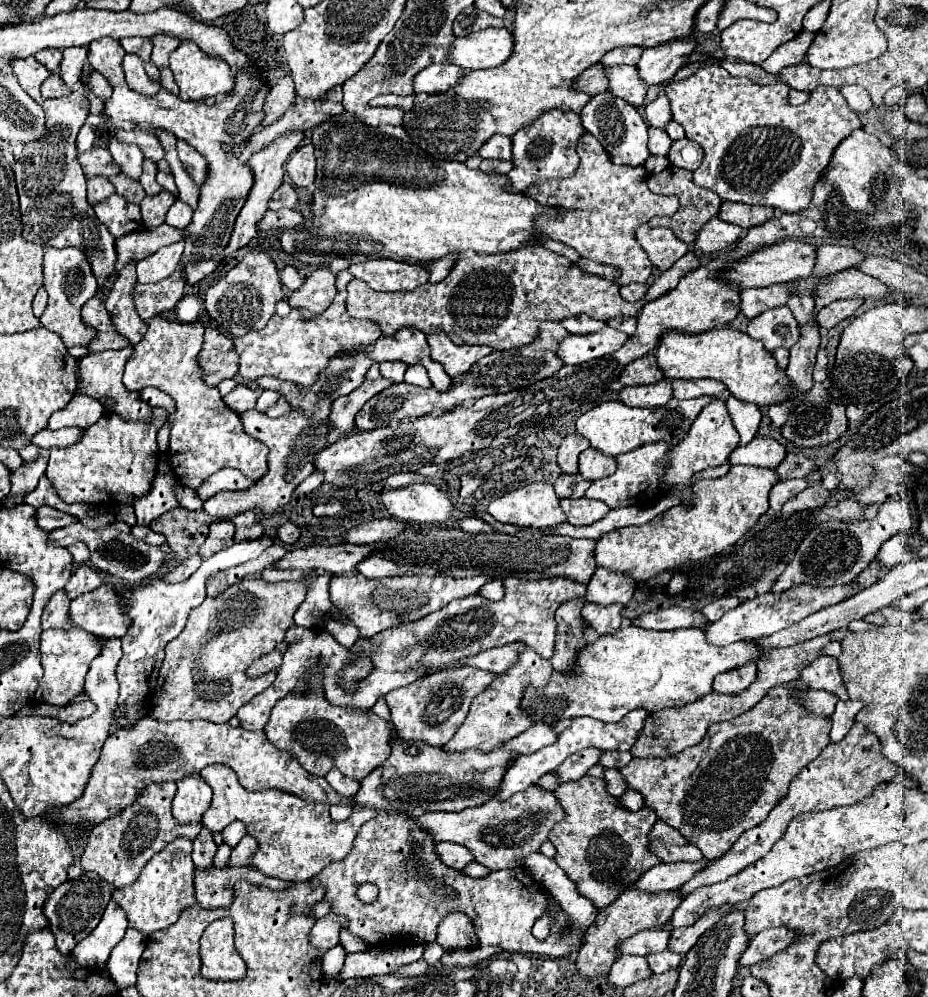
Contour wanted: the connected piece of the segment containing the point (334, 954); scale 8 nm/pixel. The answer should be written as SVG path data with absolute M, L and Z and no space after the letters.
M341 945L329 949L329 951L323 955L323 961L321 961L323 979L327 979L327 981L337 981L339 975L341 975L341 969L343 969L343 961L345 961L345 949L343 949Z

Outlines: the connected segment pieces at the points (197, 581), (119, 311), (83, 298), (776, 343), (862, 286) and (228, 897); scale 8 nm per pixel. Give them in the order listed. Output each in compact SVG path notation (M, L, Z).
M259 537L253 541L243 541L237 545L231 545L229 549L223 549L221 553L215 553L213 557L205 559L203 565L185 581L181 583L167 583L167 581L151 581L147 585L135 585L121 589L121 595L127 603L127 613L133 619L133 627L127 631L123 641L123 657L117 665L117 679L121 685L121 695L117 699L117 705L127 707L129 721L139 721L139 701L147 697L153 691L153 685L157 683L157 673L161 669L161 661L165 657L165 645L175 639L189 617L189 611L201 605L205 599L205 581L209 575L225 571L229 567L241 565L249 559L255 559L263 549L271 545L269 537Z
M129 261L129 265L125 265L125 269L117 273L115 285L107 295L107 303L105 303L107 311L113 317L115 329L123 333L131 341L131 345L137 345L147 329L147 323L141 321L133 305L133 285L137 283L135 265L137 261Z
M47 247L43 275L45 275L45 289L49 293L49 301L45 313L41 315L41 325L57 333L63 339L65 347L89 345L89 341L93 341L93 337L97 335L97 329L81 321L81 307L97 293L97 281L93 277L91 265L87 263L85 255L75 247L65 247L65 249Z
M775 307L751 319L747 333L753 339L759 339L769 353L777 347L791 349L799 341L799 327L793 313L789 313L789 307Z
M845 269L837 273L831 281L823 281L821 287L817 287L815 295L815 311L819 311L823 305L835 301L835 299L885 299L891 293L891 289L877 281L875 277L869 277L867 273L861 273L859 269Z
M229 867L229 869L217 869L195 873L195 891L199 905L205 907L229 907L233 903L233 885L237 881L249 881L251 885L265 885L267 889L281 891L289 889L291 881L281 881L275 877L265 877L259 869L253 867Z

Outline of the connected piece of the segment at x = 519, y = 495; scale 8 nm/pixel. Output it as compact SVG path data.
M531 483L519 487L499 499L493 499L487 511L497 521L533 529L547 529L551 525L567 521L565 513L559 507L559 497L549 483Z

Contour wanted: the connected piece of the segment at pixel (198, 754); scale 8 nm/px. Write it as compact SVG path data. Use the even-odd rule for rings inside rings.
M145 715L131 731L119 729L107 737L83 797L69 805L47 809L43 817L51 821L51 825L67 823L73 825L79 833L87 833L101 821L115 817L133 801L137 801L147 785L157 781L179 781L181 777L191 777L193 773L213 763L231 767L239 775L239 783L251 791L285 789L307 801L327 801L331 805L351 801L347 797L339 797L329 787L325 777L307 773L293 755L273 747L263 731L247 731L229 723L217 725L213 721L165 723Z

